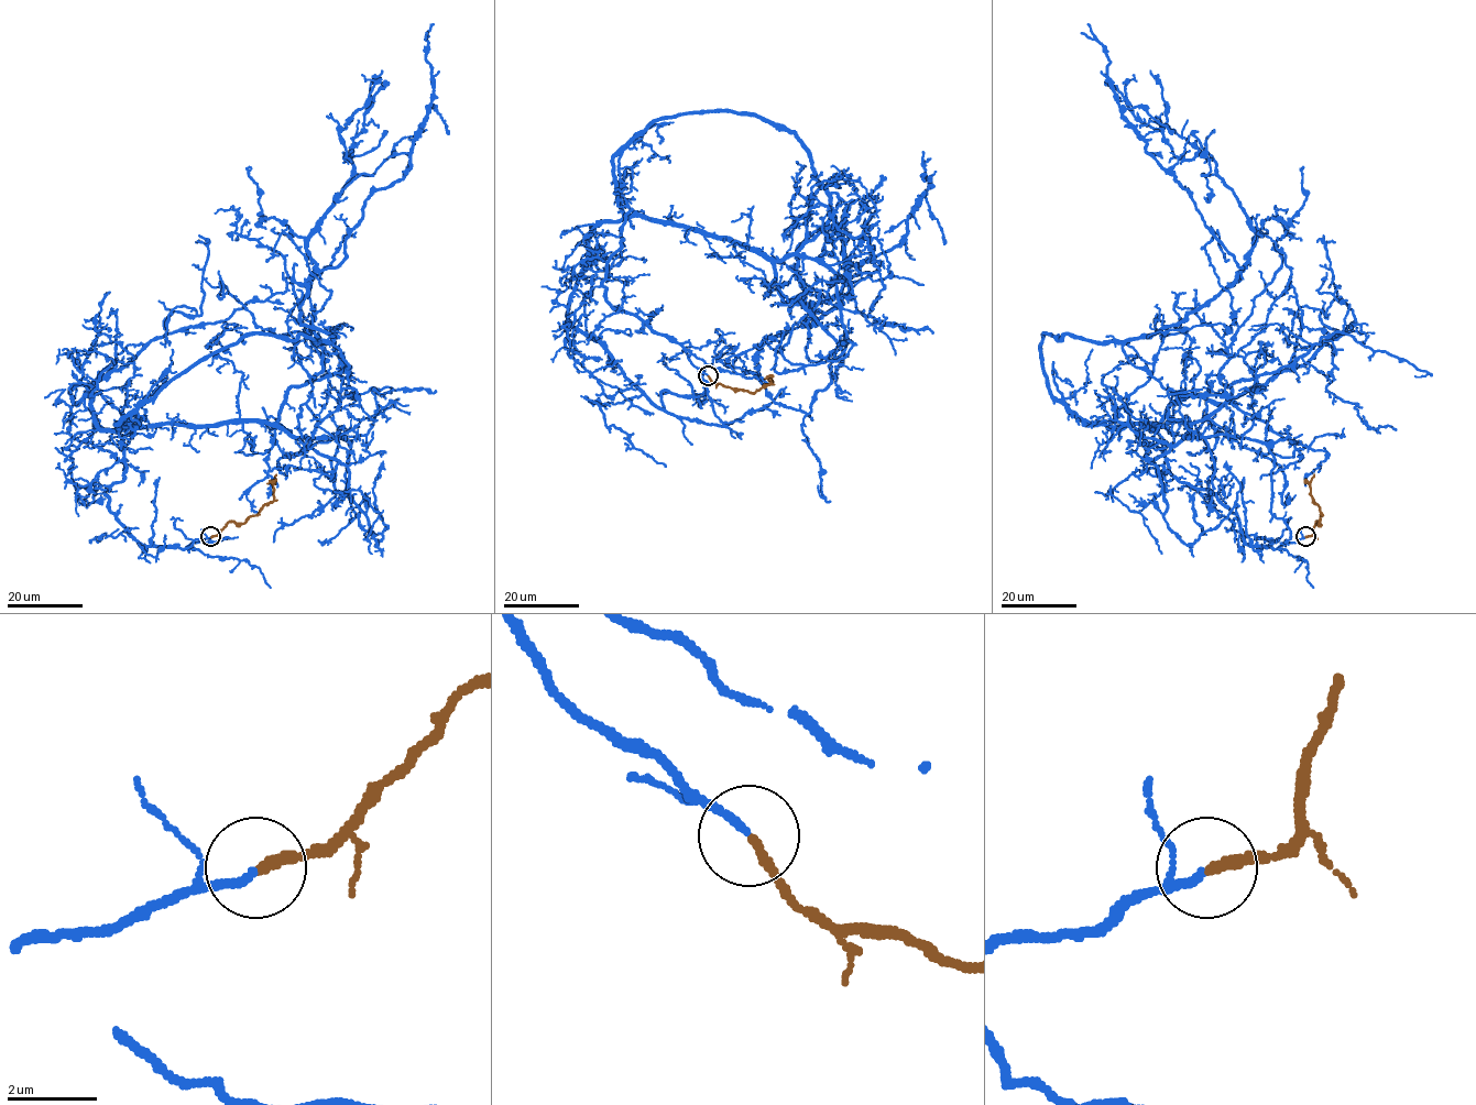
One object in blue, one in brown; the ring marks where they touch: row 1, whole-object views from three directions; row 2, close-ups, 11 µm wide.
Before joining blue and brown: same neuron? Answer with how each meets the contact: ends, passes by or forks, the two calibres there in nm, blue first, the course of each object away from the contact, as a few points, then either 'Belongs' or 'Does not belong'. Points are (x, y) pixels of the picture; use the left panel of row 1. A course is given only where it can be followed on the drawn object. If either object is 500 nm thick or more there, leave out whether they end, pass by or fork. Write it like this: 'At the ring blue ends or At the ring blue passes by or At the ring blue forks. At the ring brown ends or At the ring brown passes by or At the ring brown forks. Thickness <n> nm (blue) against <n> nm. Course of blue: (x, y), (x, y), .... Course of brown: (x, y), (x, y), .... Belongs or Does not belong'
At the ring blue ends. At the ring brown ends. Thickness 170 nm (blue) against 200 nm. Course of blue: (211, 536), (142, 546), (110, 510), (121, 420), (244, 337), (332, 339), (302, 298), (410, 167), (434, 23). Course of brown: (211, 536), (230, 522), (243, 523), (274, 499), (275, 474). Belongs

